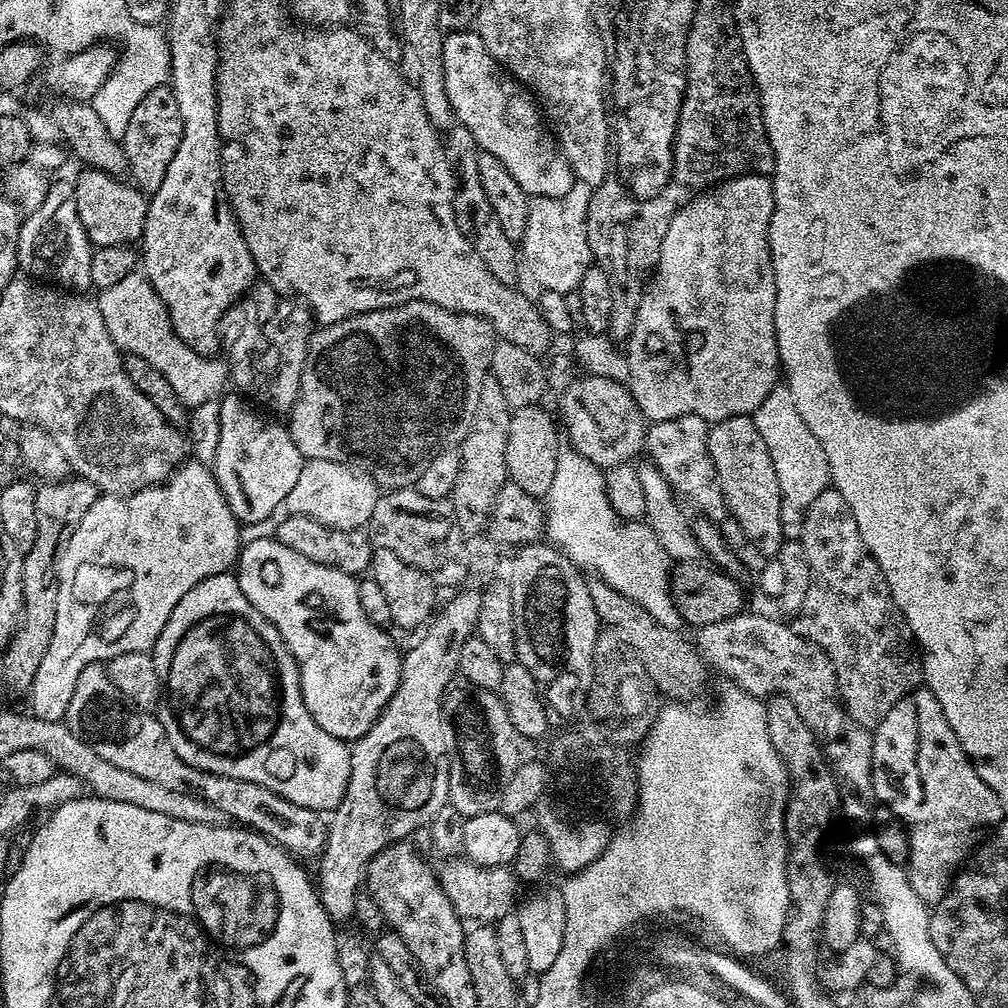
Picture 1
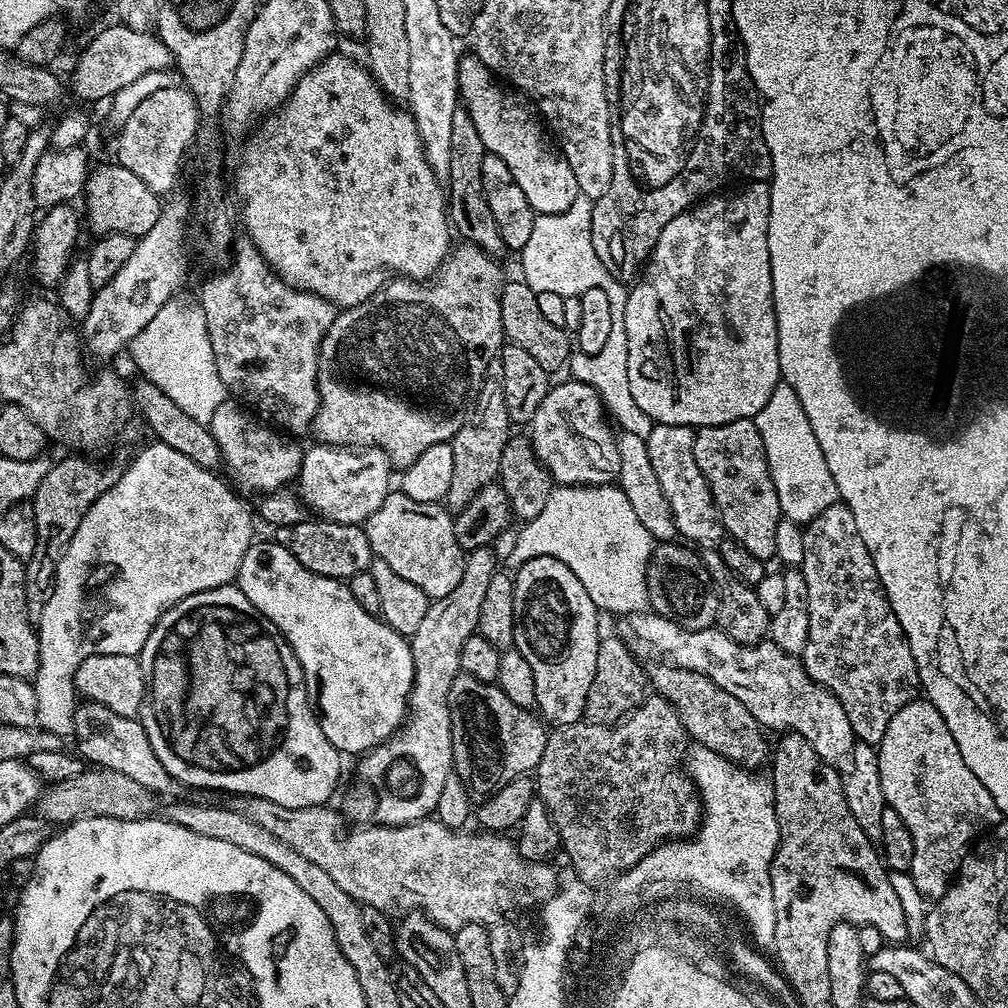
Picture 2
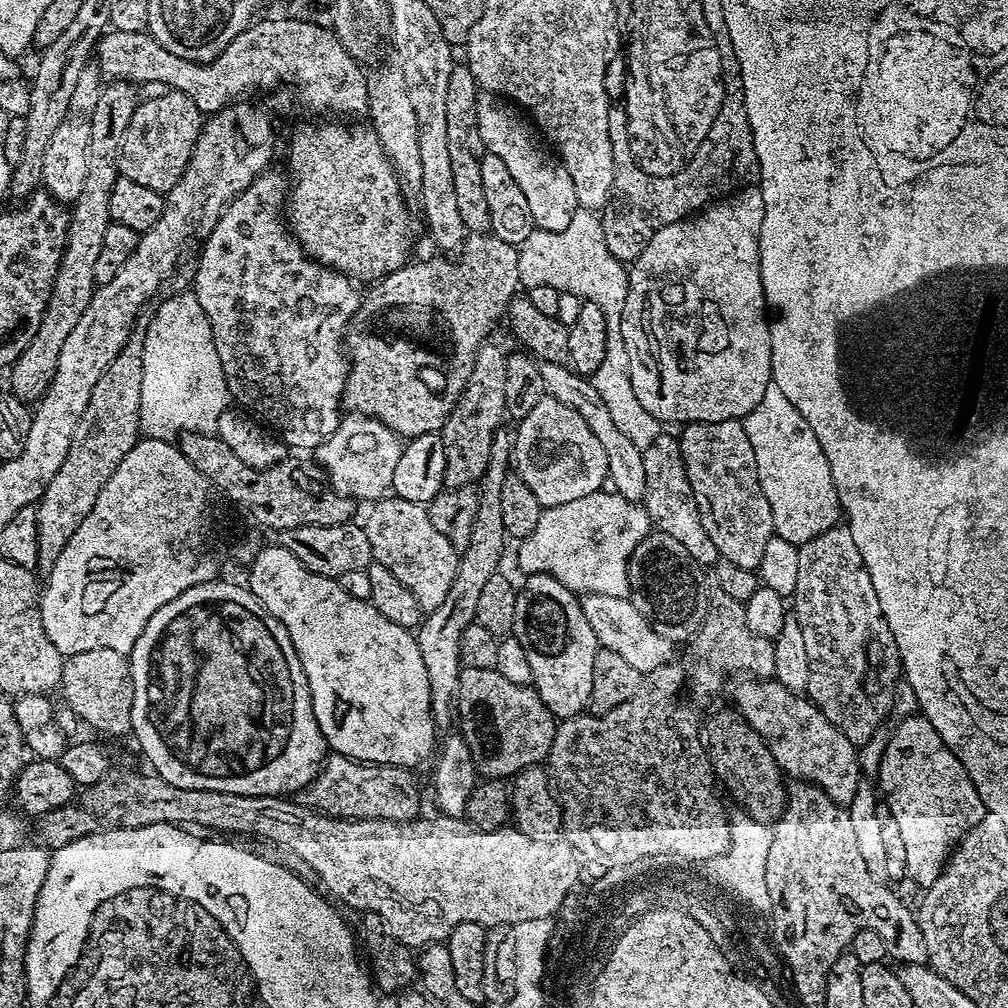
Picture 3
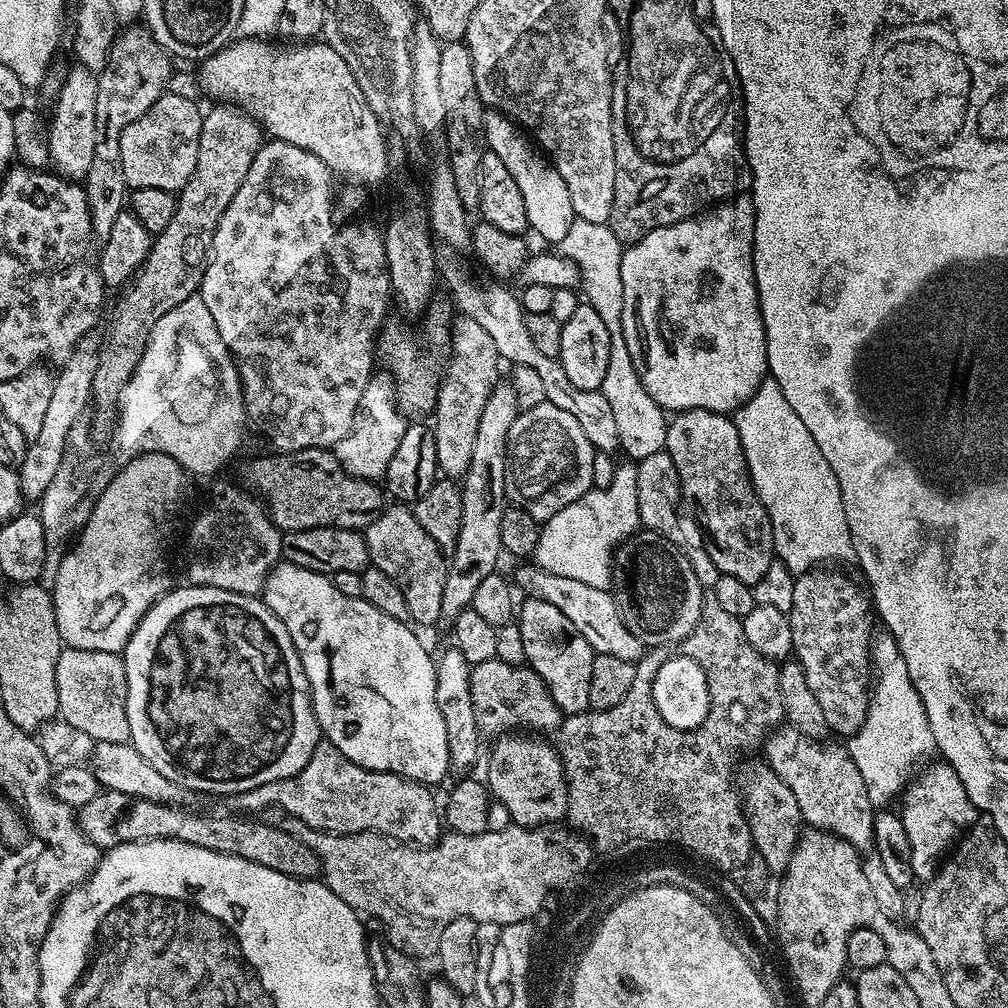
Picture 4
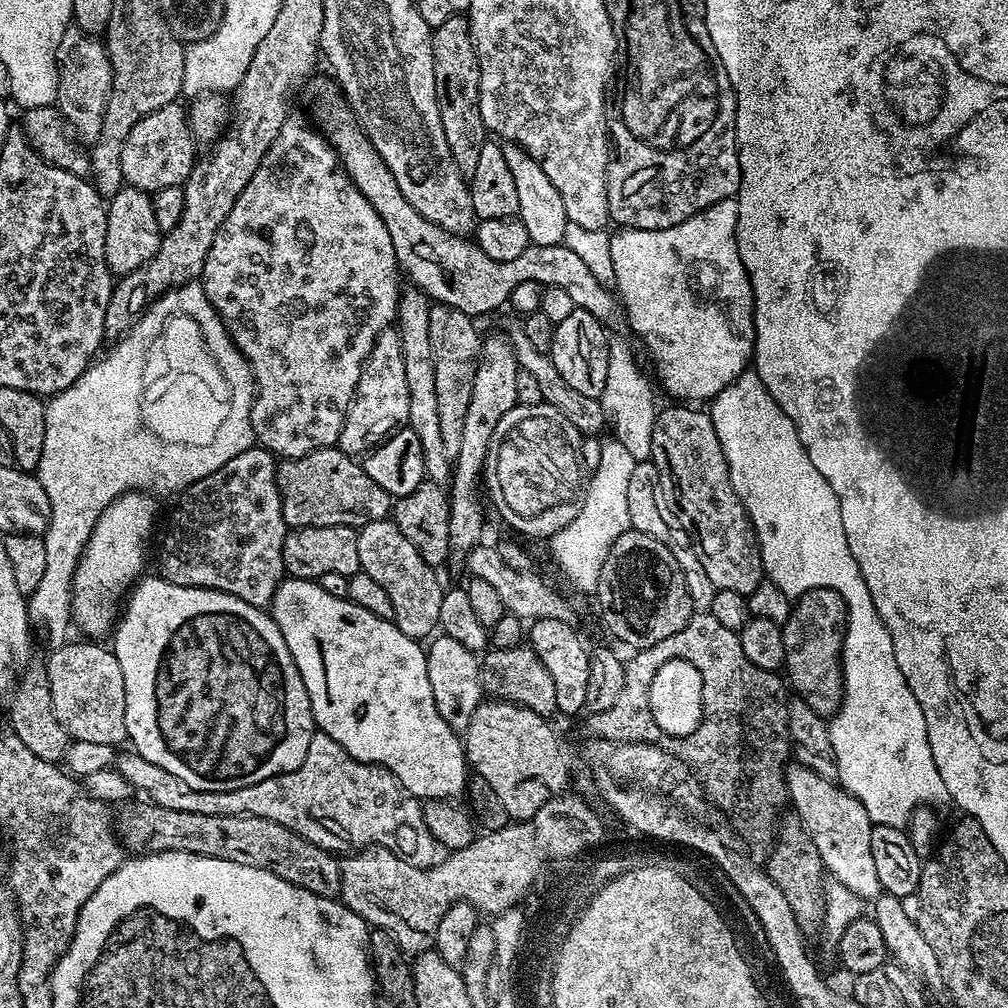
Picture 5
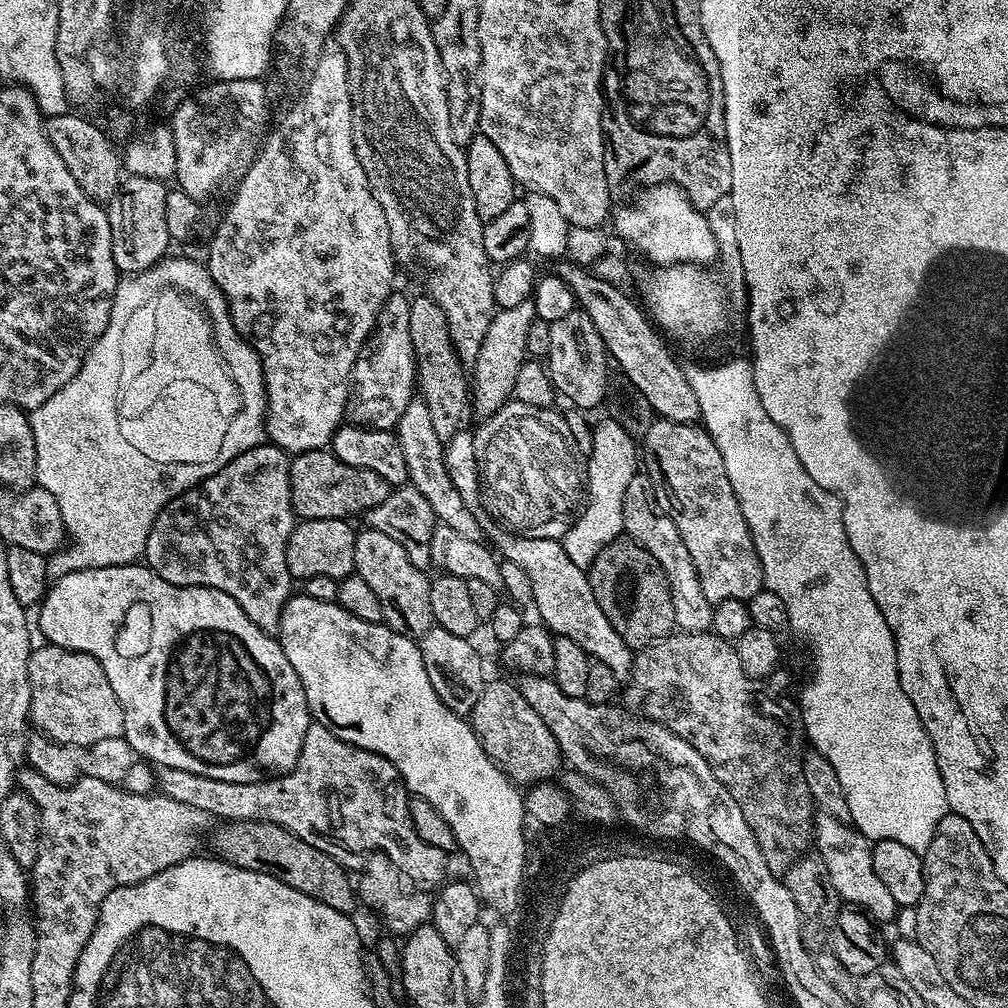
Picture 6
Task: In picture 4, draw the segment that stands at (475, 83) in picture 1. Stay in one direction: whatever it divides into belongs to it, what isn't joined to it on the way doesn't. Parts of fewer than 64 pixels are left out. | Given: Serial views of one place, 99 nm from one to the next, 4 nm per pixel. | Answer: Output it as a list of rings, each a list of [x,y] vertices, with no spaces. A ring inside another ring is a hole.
[[[485,111],[484,142],[487,151],[498,154],[506,170],[510,170],[514,182],[518,182],[518,190],[522,190],[522,199],[526,202],[529,229],[533,233],[536,231],[542,239],[549,240],[552,243],[549,245],[559,245],[566,237],[566,232],[570,230],[573,220],[576,219],[574,206],[570,206],[570,190],[566,190],[566,182],[562,182],[562,174],[558,174],[556,167],[541,155],[537,145],[526,135],[525,129],[503,112]]]

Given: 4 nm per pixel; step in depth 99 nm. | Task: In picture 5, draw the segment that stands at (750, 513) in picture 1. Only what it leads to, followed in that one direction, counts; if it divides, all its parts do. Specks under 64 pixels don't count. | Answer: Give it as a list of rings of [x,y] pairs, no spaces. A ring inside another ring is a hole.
[[[696,406],[676,407],[680,408],[661,407],[656,413],[651,463],[658,466],[664,481],[676,487],[683,523],[694,541],[706,578],[717,589],[738,590],[738,594],[748,596],[765,579],[764,567],[756,532],[738,494],[734,494],[722,442],[718,442],[707,411],[699,412]]]

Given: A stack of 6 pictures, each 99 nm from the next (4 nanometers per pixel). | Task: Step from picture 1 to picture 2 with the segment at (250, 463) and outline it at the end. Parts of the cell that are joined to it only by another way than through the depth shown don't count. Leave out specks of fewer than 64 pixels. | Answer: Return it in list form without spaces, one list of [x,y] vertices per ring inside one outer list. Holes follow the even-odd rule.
[[[225,398],[222,406],[214,410],[210,427],[213,438],[218,442],[223,467],[225,469],[228,467],[229,474],[236,479],[237,489],[245,488],[248,492],[267,494],[291,485],[299,477],[305,449],[299,448],[292,441],[295,439],[261,422],[247,407],[241,406],[235,399]]]

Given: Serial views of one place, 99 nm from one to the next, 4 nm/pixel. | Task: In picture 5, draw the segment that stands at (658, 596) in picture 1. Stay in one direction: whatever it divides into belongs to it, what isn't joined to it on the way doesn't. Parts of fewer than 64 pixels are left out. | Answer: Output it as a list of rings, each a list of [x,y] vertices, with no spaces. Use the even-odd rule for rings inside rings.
[[[615,438],[605,439],[601,446],[601,461],[597,469],[590,472],[590,479],[587,481],[584,490],[584,501],[578,510],[578,514],[562,530],[558,530],[550,537],[552,544],[552,556],[556,559],[558,567],[564,571],[565,576],[582,592],[595,593],[598,586],[598,578],[602,574],[602,562],[606,562],[606,554],[610,546],[623,532],[632,528],[630,522],[630,510],[626,510],[626,486],[630,474],[634,474],[634,466],[637,461],[633,455],[622,446],[622,442]]]

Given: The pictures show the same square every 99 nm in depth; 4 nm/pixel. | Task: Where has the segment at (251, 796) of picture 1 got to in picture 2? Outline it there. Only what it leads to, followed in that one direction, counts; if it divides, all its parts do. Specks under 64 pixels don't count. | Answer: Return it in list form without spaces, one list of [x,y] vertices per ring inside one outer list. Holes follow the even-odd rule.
[[[93,700],[80,702],[74,714],[72,736],[76,740],[79,755],[89,765],[118,770],[118,774],[134,778],[134,782],[146,786],[154,794],[181,791],[179,782],[169,774],[166,766],[162,766],[162,762],[158,762],[158,754],[154,754],[154,746],[150,746],[150,738],[146,738],[146,730],[140,725],[139,719],[114,714],[110,706],[102,706]]]

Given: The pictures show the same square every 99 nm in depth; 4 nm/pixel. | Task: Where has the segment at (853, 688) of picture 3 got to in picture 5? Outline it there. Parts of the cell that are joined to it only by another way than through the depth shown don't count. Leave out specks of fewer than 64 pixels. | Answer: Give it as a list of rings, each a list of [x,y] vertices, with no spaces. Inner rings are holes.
[[[815,588],[814,590],[810,590],[806,594],[799,596],[795,603],[793,603],[792,612],[789,614],[788,620],[782,627],[784,629],[784,645],[786,646],[786,658],[784,659],[783,671],[785,673],[788,672],[786,680],[790,685],[791,691],[795,693],[799,699],[804,700],[806,706],[810,706],[810,710],[814,710],[818,715],[825,718],[831,718],[831,716],[839,710],[840,703],[844,697],[844,666],[842,663],[842,657],[844,655],[844,632],[848,629],[848,611],[844,605],[843,598],[841,598],[837,592],[830,590],[829,588]]]

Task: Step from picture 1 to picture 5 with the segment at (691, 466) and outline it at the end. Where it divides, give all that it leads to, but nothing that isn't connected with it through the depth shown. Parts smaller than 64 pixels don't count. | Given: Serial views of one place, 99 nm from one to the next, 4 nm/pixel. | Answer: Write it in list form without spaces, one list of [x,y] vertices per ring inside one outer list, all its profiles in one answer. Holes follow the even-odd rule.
[[[637,462],[634,466],[634,474],[630,474],[626,486],[626,510],[630,510],[630,522],[635,531],[650,534],[650,538],[658,538],[658,542],[662,542],[672,551],[678,566],[684,572],[693,609],[697,613],[704,614],[711,609],[717,588],[710,582],[710,578],[706,578],[706,570],[702,570],[700,556],[696,553],[694,541],[687,527],[681,526],[679,523],[676,525],[672,521],[672,512],[668,509],[668,500],[664,497],[664,488],[666,488],[666,481],[660,477],[660,471],[656,464]]]

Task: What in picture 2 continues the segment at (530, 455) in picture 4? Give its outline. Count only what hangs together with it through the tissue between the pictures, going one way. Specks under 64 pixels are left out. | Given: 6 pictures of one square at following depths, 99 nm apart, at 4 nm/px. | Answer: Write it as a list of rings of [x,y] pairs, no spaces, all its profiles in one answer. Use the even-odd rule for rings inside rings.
[[[573,378],[566,380],[565,384],[553,383],[546,398],[542,398],[542,406],[534,410],[530,425],[532,449],[557,485],[612,484],[618,476],[618,450],[614,432],[604,425],[604,403],[590,385]],[[564,448],[568,452],[577,448],[580,456],[564,456]]]

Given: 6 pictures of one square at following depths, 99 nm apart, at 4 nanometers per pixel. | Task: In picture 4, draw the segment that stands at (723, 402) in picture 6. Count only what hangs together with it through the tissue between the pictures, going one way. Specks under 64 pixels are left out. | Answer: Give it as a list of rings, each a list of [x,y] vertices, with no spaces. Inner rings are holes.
[[[771,378],[761,380],[756,392],[736,409],[734,419],[748,463],[748,473],[756,487],[756,497],[762,502],[772,527],[775,559],[793,574],[806,572],[829,562],[840,562],[836,560],[851,561],[854,556],[852,535],[846,522],[846,510],[842,506],[842,490],[838,486],[838,478],[834,478],[830,462],[822,458],[822,450],[818,450],[818,442],[814,442],[810,430],[806,430],[802,418],[798,418],[798,414],[794,414],[790,407],[790,402],[786,402],[778,382]],[[884,630],[870,644],[870,695],[868,697],[868,713],[865,714],[864,725],[856,735],[847,741],[848,757],[858,766],[858,774],[862,774],[862,782],[866,782],[866,794],[874,806],[888,806],[892,799],[903,793],[912,767],[919,760],[927,761],[928,755],[936,752],[934,734],[930,730],[930,718],[926,718],[926,710],[922,706],[922,698],[918,698],[918,690],[914,690],[914,682],[910,682],[910,670],[906,670],[906,658],[902,658],[898,642],[892,633]]]

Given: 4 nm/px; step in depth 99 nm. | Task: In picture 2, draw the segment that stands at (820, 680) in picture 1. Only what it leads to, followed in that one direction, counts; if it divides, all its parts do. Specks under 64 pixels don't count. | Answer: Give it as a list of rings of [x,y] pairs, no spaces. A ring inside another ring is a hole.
[[[651,610],[629,612],[621,620],[624,621],[618,629],[619,635],[633,652],[657,652],[661,661],[673,664],[675,668],[689,668],[708,676],[715,684],[734,694],[734,698],[754,714],[761,728],[773,728],[776,734],[797,732],[814,746],[825,764],[839,765],[839,760],[840,763],[847,761],[852,753],[854,737],[850,718],[846,718],[846,710],[842,710],[842,702],[838,702],[833,692],[815,684],[808,677],[803,663],[783,652],[771,639],[765,638],[759,644],[739,644],[719,627],[702,630],[679,628]]]

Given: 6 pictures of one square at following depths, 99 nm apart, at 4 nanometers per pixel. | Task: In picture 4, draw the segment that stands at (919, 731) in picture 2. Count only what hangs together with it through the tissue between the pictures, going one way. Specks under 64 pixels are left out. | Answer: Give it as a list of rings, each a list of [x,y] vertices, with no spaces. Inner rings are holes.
[[[946,763],[931,764],[927,765],[929,768],[917,780],[916,777],[909,779],[898,807],[900,821],[906,826],[906,838],[910,838],[912,874],[920,882],[927,882],[936,875],[937,861],[978,820],[976,807],[970,802],[958,774],[954,774],[952,767]]]

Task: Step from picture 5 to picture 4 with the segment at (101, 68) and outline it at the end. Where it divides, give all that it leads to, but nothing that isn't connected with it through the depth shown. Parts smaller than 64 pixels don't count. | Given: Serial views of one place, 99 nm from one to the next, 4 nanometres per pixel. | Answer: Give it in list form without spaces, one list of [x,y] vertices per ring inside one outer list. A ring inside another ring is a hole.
[[[72,66],[60,81],[60,90],[54,97],[56,109],[47,125],[48,159],[59,175],[77,182],[83,181],[94,158],[94,102],[96,76],[89,68]]]

